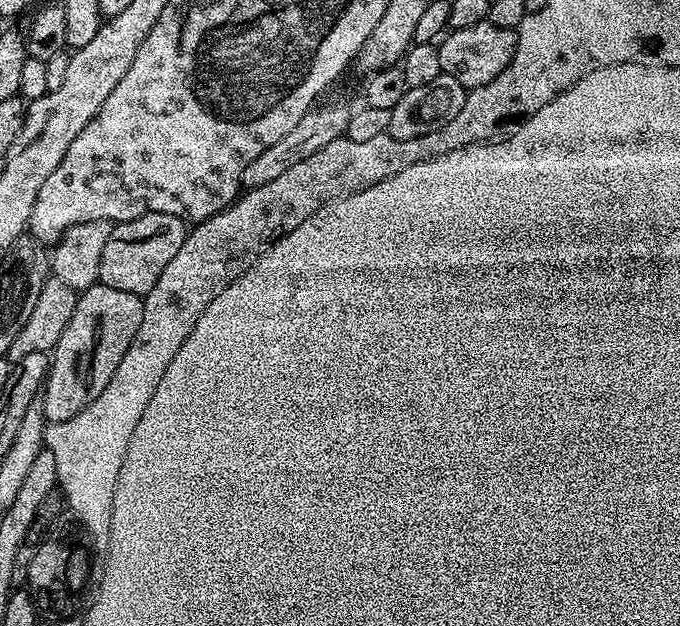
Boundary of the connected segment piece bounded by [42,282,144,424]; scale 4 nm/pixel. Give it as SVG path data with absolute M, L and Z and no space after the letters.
M99 282L77 295L74 314L70 314L70 322L66 322L62 338L58 338L50 353L48 379L42 389L44 418L48 424L74 418L74 414L90 406L90 402L106 390L106 382L110 382L114 370L118 370L122 354L130 350L134 334L138 334L143 309L141 297Z

